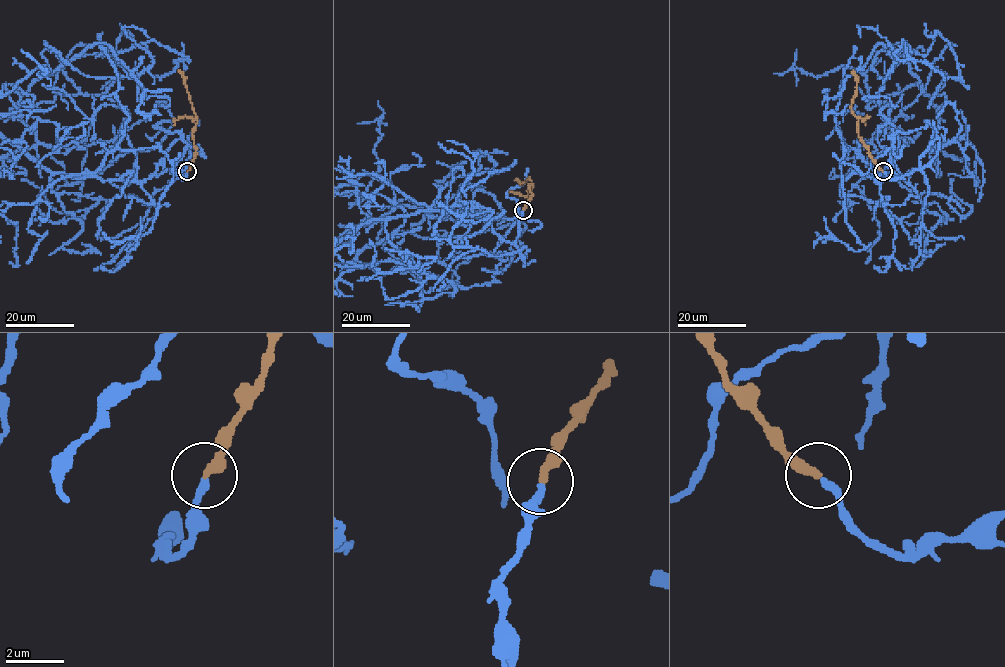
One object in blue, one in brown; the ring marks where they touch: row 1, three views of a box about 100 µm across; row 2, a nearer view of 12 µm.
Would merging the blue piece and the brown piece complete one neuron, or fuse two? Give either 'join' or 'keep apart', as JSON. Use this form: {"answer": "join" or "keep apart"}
{"answer": "join"}

